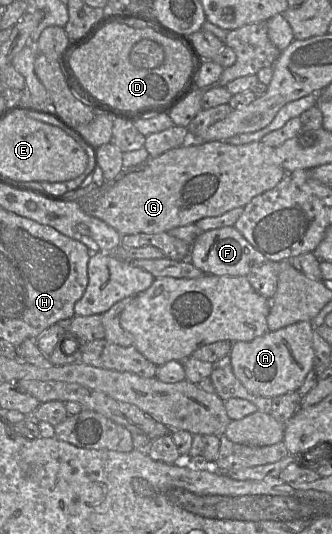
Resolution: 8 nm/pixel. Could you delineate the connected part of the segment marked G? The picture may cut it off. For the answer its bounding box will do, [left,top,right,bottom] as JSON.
[77,141,287,236]

